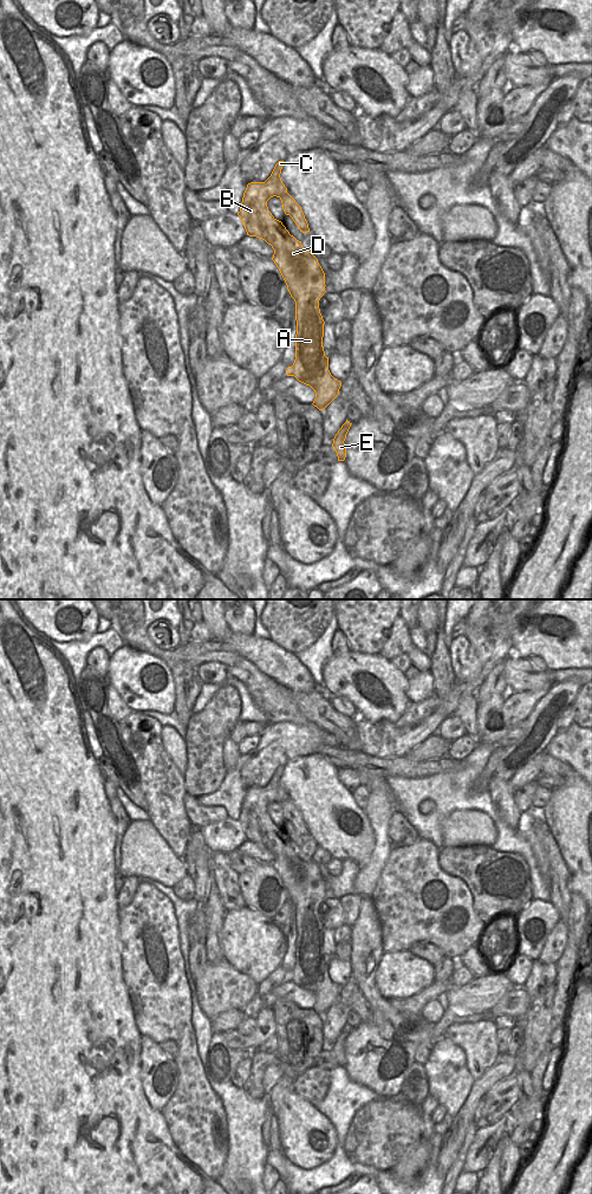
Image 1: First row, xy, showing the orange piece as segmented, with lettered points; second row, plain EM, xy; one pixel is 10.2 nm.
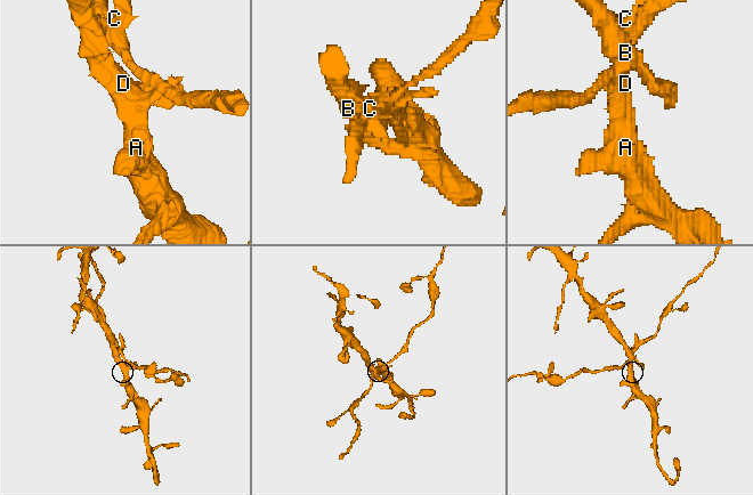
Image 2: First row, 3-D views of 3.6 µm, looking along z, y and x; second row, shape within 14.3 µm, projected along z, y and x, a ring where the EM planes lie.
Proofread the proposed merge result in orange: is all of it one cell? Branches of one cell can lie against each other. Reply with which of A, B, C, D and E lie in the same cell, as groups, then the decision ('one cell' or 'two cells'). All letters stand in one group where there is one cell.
A B D E / C; two cells

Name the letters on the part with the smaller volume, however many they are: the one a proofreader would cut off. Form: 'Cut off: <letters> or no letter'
Cut off: C

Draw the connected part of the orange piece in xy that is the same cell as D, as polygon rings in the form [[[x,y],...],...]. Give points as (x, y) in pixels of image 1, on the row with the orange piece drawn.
[[[273,174],[265,182],[251,182],[243,193],[238,215],[247,235],[265,240],[274,249],[272,260],[279,268],[287,290],[295,301],[295,359],[293,365],[287,368],[287,376],[294,376],[299,382],[310,385],[315,392],[312,404],[319,410],[324,410],[339,395],[341,387],[341,382],[334,378],[328,370],[328,357],[325,356],[323,346],[325,322],[320,313],[319,300],[326,292],[325,273],[313,253],[306,251],[301,241],[291,235],[282,222],[268,210],[267,201],[271,197],[281,197],[286,194],[287,188],[281,187]]]

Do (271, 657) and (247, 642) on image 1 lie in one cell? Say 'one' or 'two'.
one

